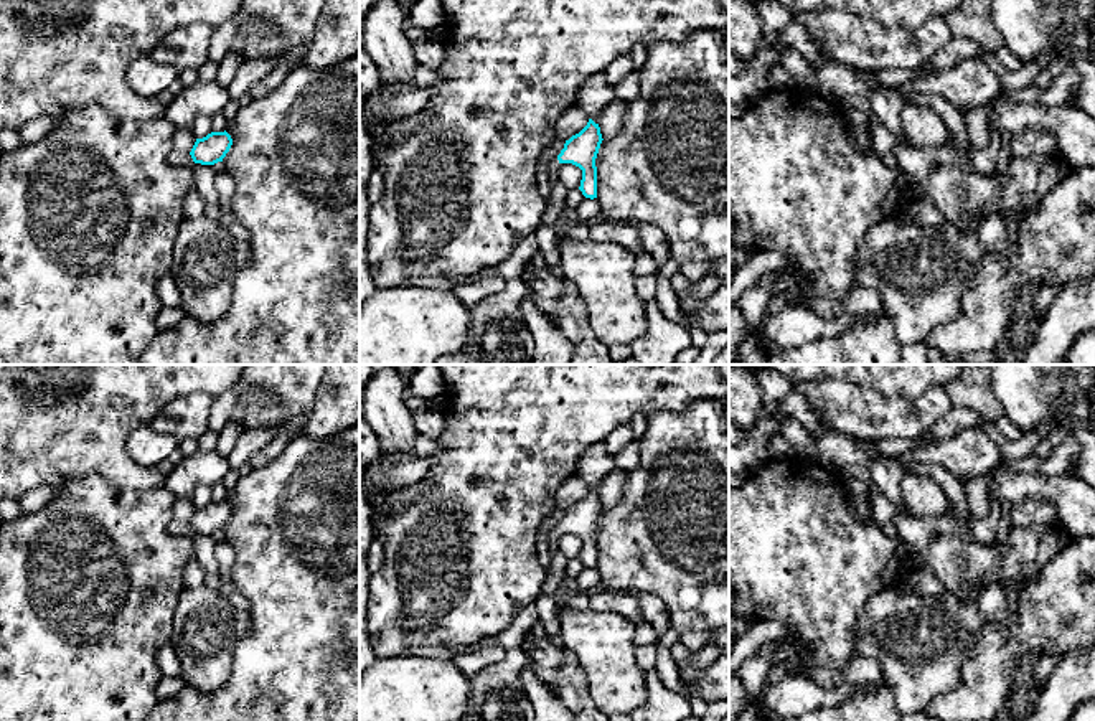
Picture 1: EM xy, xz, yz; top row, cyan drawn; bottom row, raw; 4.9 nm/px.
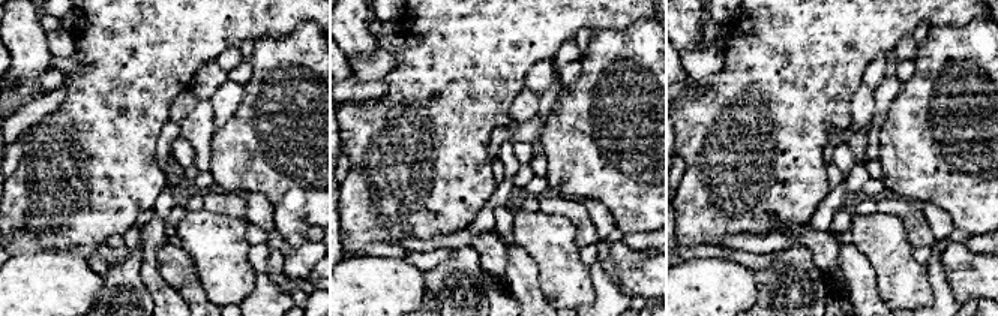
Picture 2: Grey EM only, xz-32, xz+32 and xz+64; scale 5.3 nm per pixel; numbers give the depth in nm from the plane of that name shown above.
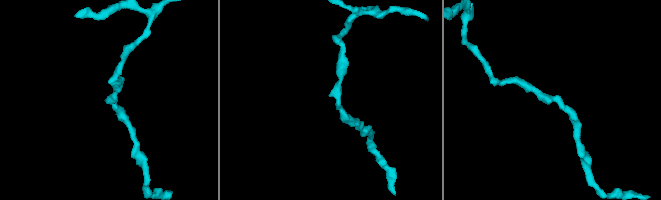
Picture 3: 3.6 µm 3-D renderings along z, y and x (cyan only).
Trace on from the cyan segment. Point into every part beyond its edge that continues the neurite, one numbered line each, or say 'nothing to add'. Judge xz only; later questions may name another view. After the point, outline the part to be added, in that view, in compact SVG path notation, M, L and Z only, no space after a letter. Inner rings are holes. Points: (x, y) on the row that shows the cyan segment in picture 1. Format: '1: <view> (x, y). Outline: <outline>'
1: xz (556, 198). Outline: M554 158L551 163L549 163L549 178L551 178L551 186L554 188L554 191L549 195L549 200L548 200L548 206L546 206L546 211L539 221L539 226L554 226L556 224L556 218L557 214L562 211L564 208L564 200L567 196L567 190L562 186L557 173L559 173L559 160Z

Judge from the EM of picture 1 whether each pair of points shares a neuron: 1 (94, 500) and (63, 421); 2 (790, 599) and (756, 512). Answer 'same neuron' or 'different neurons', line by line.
1: different neurons
2: same neuron

